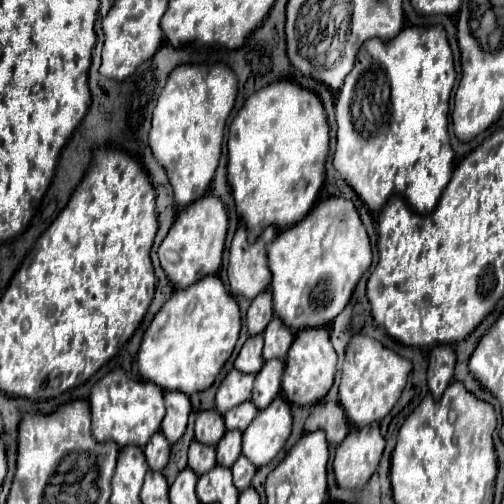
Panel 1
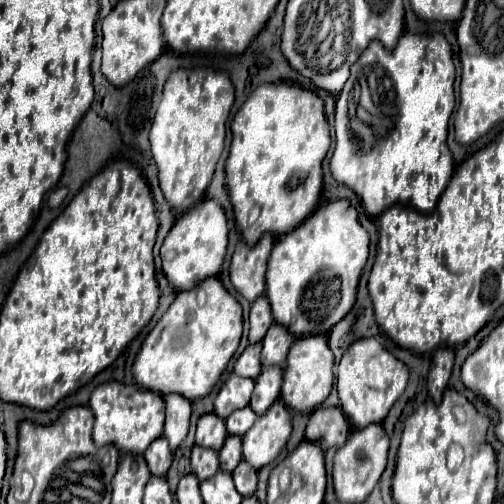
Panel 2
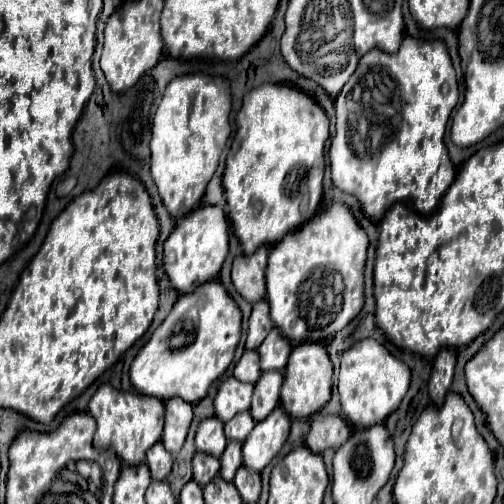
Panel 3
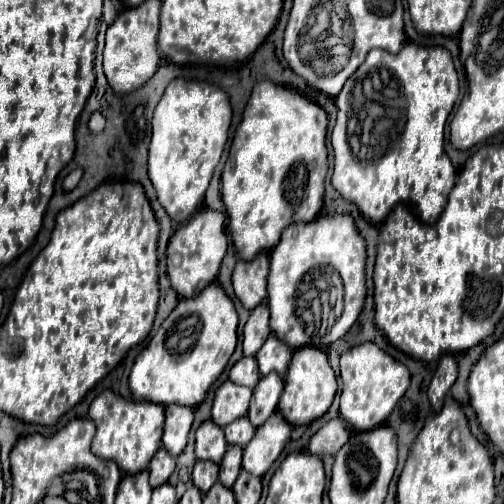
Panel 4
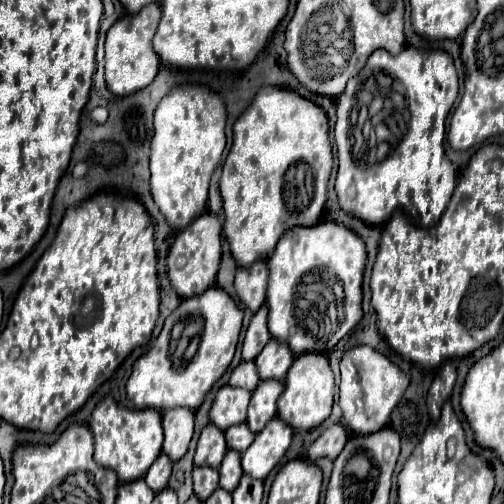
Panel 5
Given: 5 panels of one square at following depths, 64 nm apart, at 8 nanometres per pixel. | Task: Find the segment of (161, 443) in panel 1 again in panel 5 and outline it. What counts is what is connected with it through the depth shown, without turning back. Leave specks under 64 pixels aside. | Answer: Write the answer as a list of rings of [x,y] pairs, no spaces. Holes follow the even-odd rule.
[[[162,452],[162,454],[154,460],[152,468],[146,472],[146,476],[144,476],[146,484],[148,484],[154,492],[158,492],[160,488],[166,488],[168,478],[170,478],[170,474],[172,474],[172,466],[174,466],[174,462]]]

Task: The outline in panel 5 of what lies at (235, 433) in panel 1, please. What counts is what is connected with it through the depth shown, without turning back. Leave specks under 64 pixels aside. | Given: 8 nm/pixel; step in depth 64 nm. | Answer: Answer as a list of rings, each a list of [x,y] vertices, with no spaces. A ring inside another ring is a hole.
[[[228,450],[224,456],[224,462],[220,466],[220,486],[228,492],[232,492],[242,476],[242,466],[240,466],[240,452]]]

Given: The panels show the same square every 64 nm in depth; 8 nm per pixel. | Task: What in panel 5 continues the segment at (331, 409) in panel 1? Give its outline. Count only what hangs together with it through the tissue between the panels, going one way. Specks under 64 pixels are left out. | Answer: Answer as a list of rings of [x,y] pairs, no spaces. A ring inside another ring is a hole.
[[[338,422],[338,424],[332,424],[332,426],[328,426],[328,428],[318,436],[316,442],[312,442],[312,446],[308,448],[308,458],[310,458],[312,462],[318,460],[318,458],[322,458],[322,456],[328,456],[328,458],[334,460],[334,458],[342,452],[346,440],[348,440],[346,428],[344,428],[340,422]]]

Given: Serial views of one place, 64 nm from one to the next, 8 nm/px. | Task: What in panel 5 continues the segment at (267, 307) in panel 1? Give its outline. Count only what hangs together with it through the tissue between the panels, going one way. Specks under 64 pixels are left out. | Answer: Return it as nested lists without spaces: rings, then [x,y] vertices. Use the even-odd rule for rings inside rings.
[[[260,306],[258,312],[252,316],[246,336],[244,336],[244,344],[242,344],[242,358],[244,360],[254,360],[256,352],[260,352],[260,348],[264,348],[264,344],[270,340],[266,320],[268,320],[268,308]]]

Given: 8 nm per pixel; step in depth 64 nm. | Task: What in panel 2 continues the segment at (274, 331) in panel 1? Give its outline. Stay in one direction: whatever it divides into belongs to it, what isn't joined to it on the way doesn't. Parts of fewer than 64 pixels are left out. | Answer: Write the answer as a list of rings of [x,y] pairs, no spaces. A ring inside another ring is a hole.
[[[274,322],[262,340],[262,366],[272,366],[272,364],[284,366],[292,342],[294,336],[282,324]]]

